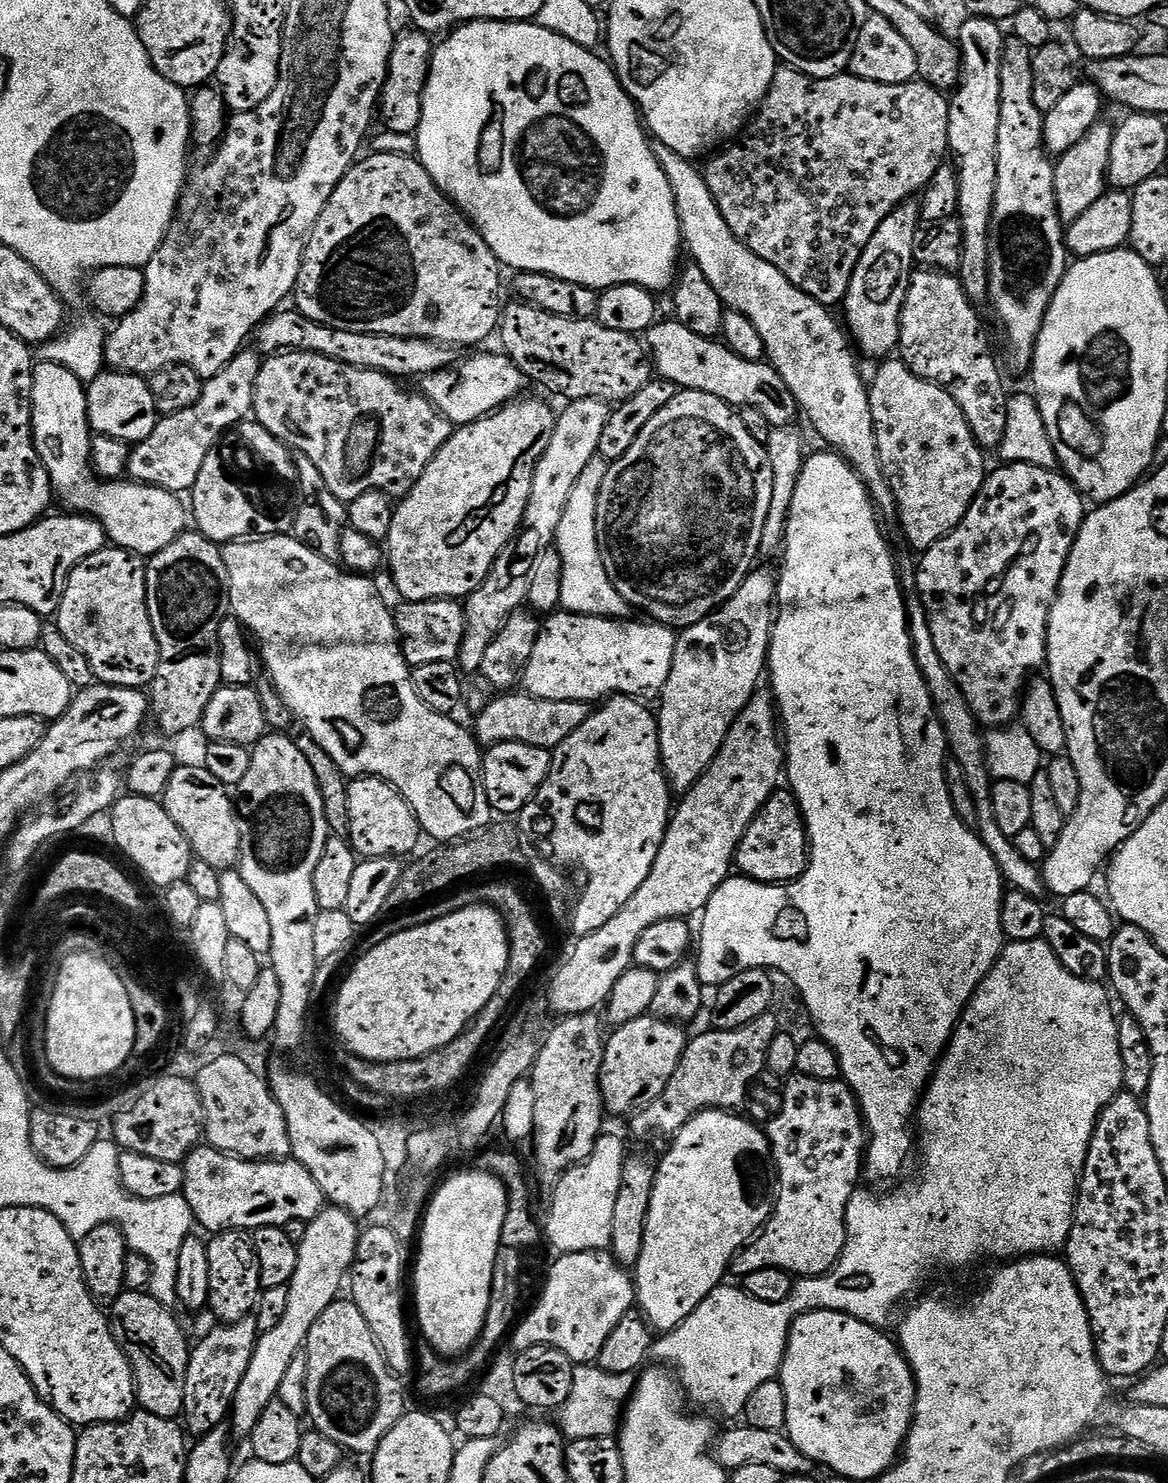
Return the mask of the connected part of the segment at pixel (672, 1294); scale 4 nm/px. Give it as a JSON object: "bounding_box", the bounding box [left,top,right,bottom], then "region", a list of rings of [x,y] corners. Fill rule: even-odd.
{"bounding_box":[634,1110,777,1333],"region":[[[709,1110],[700,1112],[682,1130],[677,1132],[668,1153],[661,1158],[656,1168],[656,1181],[650,1198],[650,1210],[646,1218],[646,1234],[642,1242],[642,1254],[634,1265],[634,1283],[636,1285],[636,1304],[639,1311],[644,1313],[645,1320],[652,1325],[657,1333],[673,1332],[685,1318],[693,1312],[715,1288],[725,1283],[724,1275],[729,1275],[732,1260],[737,1252],[755,1237],[756,1233],[764,1227],[765,1222],[772,1216],[772,1209],[776,1207],[777,1181],[774,1179],[774,1161],[772,1147],[768,1145],[768,1137],[763,1127],[755,1128],[748,1120],[743,1120],[740,1114],[732,1110]]]}

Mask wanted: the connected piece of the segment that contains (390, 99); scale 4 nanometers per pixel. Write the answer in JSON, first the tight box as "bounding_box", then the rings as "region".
{"bounding_box":[379,30,433,134],"region":[[[419,30],[404,32],[392,41],[392,53],[388,63],[388,77],[380,93],[379,115],[384,115],[383,127],[398,134],[413,134],[422,118],[424,87],[428,81],[428,66],[432,62],[433,41]]]}

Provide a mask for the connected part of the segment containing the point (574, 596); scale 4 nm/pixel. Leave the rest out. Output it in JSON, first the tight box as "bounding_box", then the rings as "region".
{"bounding_box":[554,458,630,620],"region":[[[599,458],[590,462],[578,482],[574,482],[574,491],[570,502],[562,510],[562,522],[558,522],[554,547],[562,558],[562,598],[560,608],[566,612],[583,616],[607,616],[609,620],[622,620],[629,615],[630,606],[622,594],[610,582],[606,566],[602,566],[602,554],[598,546],[596,515],[598,514],[598,494],[602,490],[602,478],[606,478],[609,461]]]}

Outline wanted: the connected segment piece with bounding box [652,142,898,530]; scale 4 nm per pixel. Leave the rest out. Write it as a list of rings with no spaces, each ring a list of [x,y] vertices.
[[[653,143],[652,149],[670,182],[670,190],[674,194],[676,213],[680,219],[680,235],[686,245],[686,252],[690,255],[691,263],[697,264],[706,274],[706,282],[718,290],[718,298],[733,312],[741,312],[750,322],[754,322],[754,330],[758,330],[762,338],[762,346],[766,353],[767,363],[771,364],[778,374],[782,374],[782,382],[790,386],[790,394],[794,394],[797,409],[812,423],[812,428],[825,440],[831,451],[841,455],[848,465],[860,476],[860,481],[866,486],[872,504],[876,508],[876,515],[882,521],[885,529],[897,527],[898,513],[896,499],[892,487],[884,477],[882,462],[878,458],[878,442],[876,441],[876,427],[874,418],[870,414],[869,385],[860,377],[860,368],[852,357],[853,349],[846,337],[841,321],[831,316],[829,309],[819,304],[810,294],[798,290],[778,266],[770,266],[766,258],[758,258],[758,254],[751,252],[746,245],[726,226],[726,218],[722,218],[722,210],[718,210],[718,202],[714,202],[714,194],[710,194],[710,186],[706,186],[703,171],[695,168],[693,161],[687,156],[674,154],[664,144]]]

